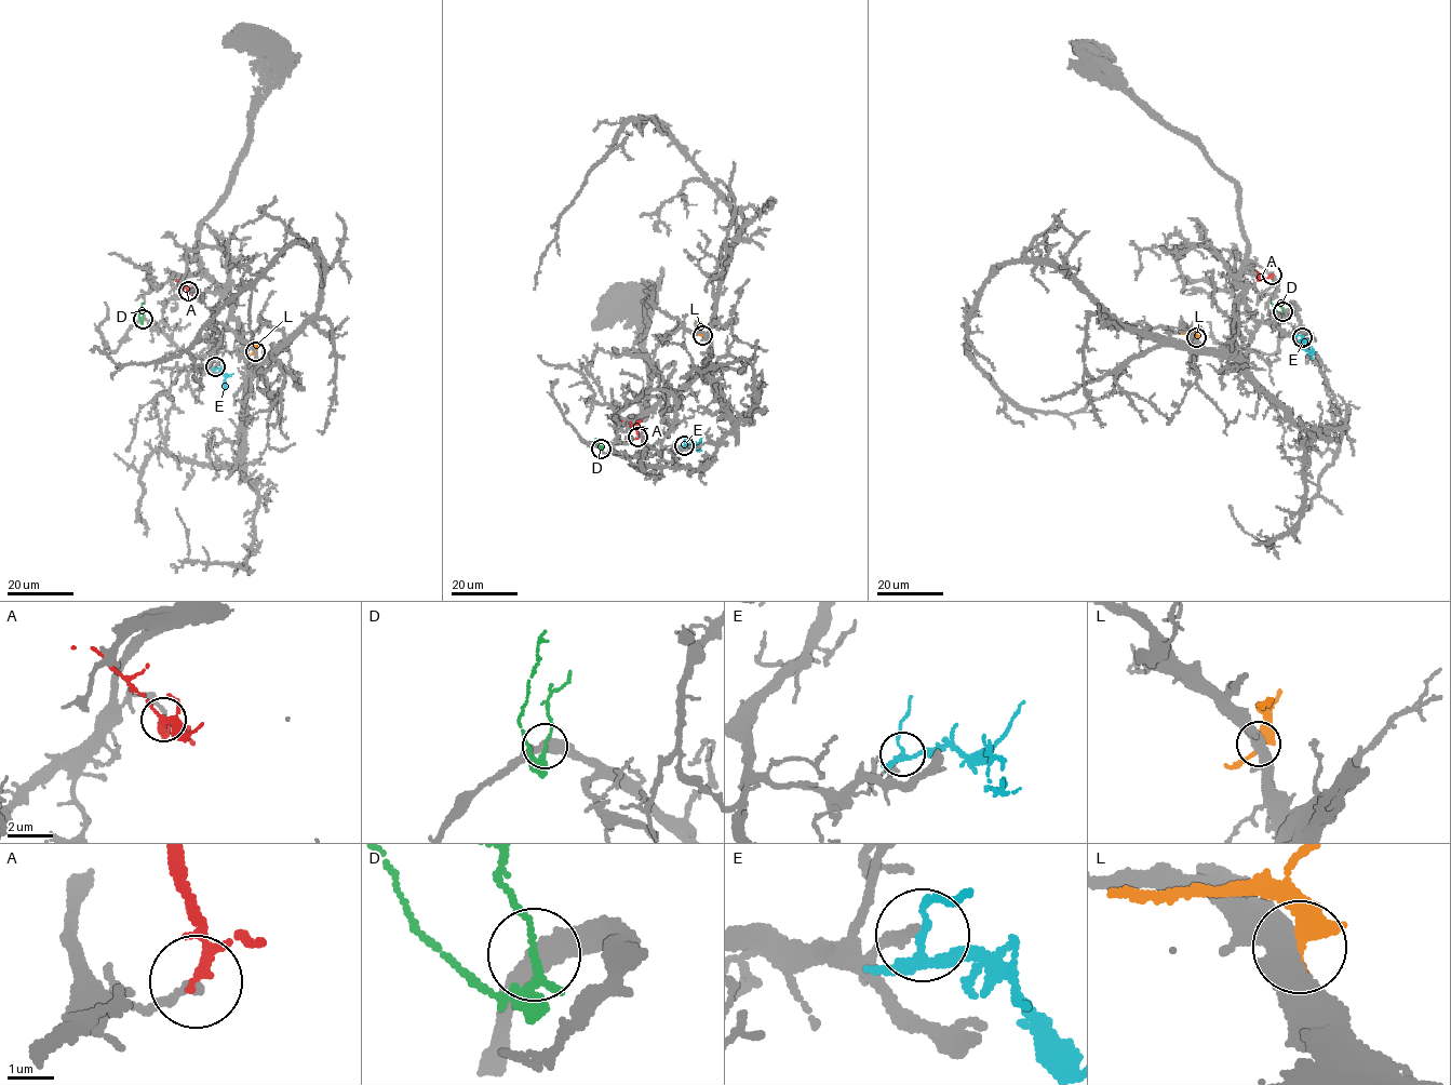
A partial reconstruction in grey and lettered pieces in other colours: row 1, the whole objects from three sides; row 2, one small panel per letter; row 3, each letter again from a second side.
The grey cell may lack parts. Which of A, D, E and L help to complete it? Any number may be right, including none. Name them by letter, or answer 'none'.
none

